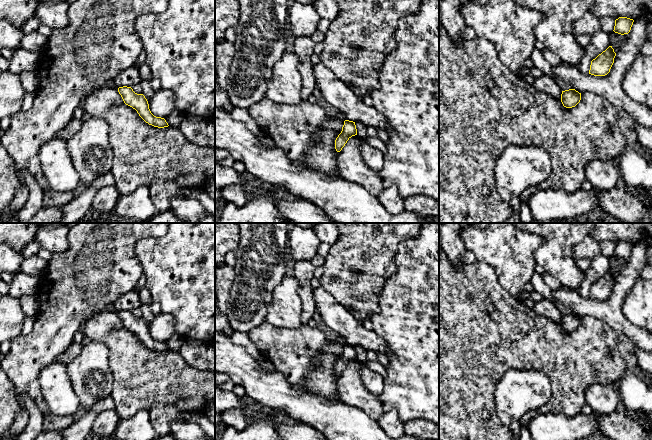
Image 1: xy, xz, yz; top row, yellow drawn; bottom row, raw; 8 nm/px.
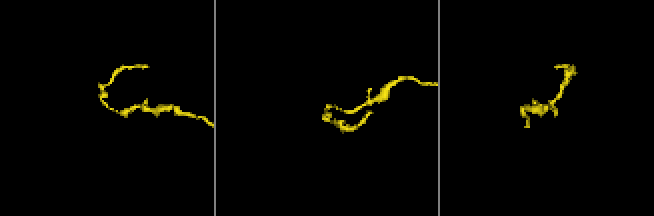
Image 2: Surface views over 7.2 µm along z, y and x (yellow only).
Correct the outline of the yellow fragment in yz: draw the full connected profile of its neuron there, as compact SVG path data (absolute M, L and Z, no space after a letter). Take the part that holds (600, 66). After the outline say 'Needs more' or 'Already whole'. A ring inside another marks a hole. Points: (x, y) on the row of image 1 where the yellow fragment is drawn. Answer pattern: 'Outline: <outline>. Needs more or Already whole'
Outline: M609 46L605 51L599 54L591 61L589 74L594 76L605 76L610 72L614 63L616 53L612 46Z. Already whole

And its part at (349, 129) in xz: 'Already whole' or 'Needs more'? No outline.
Already whole

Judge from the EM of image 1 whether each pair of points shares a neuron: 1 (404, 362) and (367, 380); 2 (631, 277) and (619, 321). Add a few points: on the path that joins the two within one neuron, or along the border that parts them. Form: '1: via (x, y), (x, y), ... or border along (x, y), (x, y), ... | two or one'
1: border along (384, 379), (384, 389), (378, 396) | two
2: via (621, 288), (616, 296), (616, 310) | one

